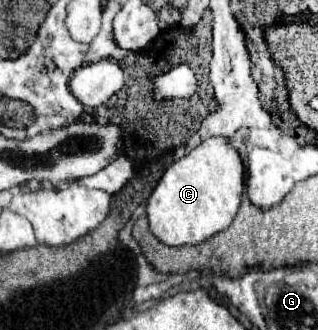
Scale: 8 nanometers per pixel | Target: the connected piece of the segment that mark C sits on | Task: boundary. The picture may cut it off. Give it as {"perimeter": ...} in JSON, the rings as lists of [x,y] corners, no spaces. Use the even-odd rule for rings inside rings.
{"perimeter":[[[207,138],[187,156],[173,162],[147,200],[147,220],[153,236],[167,246],[195,246],[225,230],[241,204],[243,162],[227,138]]]}

